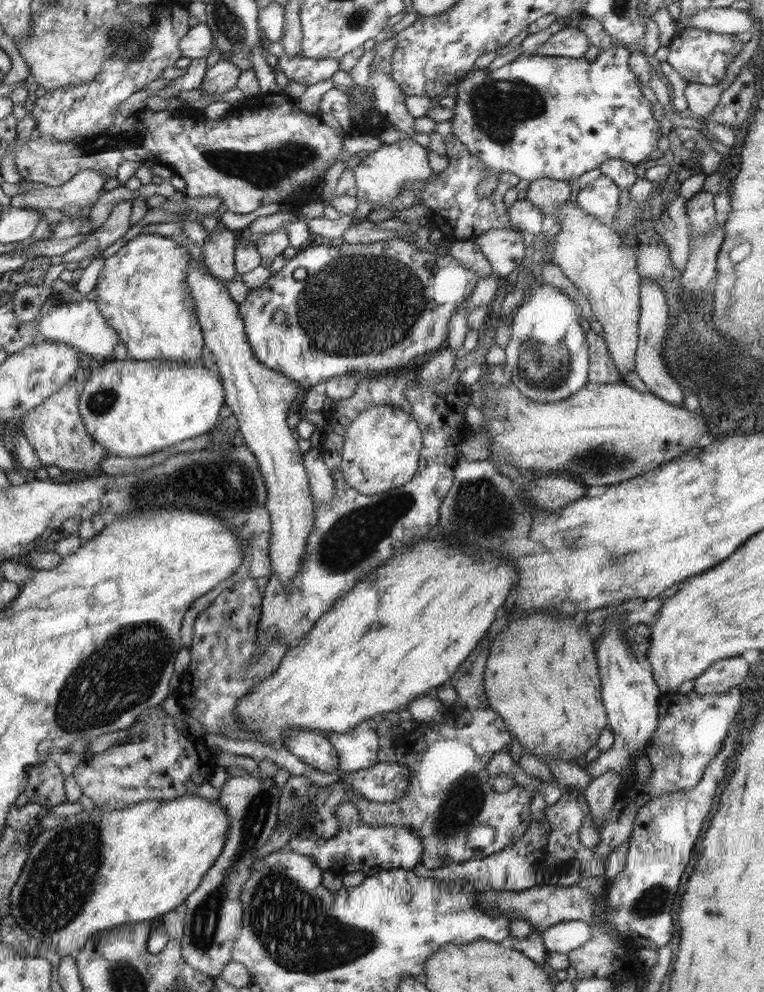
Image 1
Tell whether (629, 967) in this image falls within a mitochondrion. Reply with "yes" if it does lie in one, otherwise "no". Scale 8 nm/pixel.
no

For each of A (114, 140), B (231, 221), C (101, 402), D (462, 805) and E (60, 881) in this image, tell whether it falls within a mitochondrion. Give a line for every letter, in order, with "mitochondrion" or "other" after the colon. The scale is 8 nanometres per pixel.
A: mitochondrion
B: other
C: mitochondrion
D: mitochondrion
E: mitochondrion

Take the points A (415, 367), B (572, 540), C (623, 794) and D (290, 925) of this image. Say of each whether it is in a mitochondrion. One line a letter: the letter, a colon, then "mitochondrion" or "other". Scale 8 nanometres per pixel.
A: other
B: mitochondrion
C: other
D: mitochondrion

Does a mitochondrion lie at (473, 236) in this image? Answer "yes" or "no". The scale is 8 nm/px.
no

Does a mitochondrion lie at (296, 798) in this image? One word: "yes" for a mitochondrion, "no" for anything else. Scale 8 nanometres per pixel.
yes

